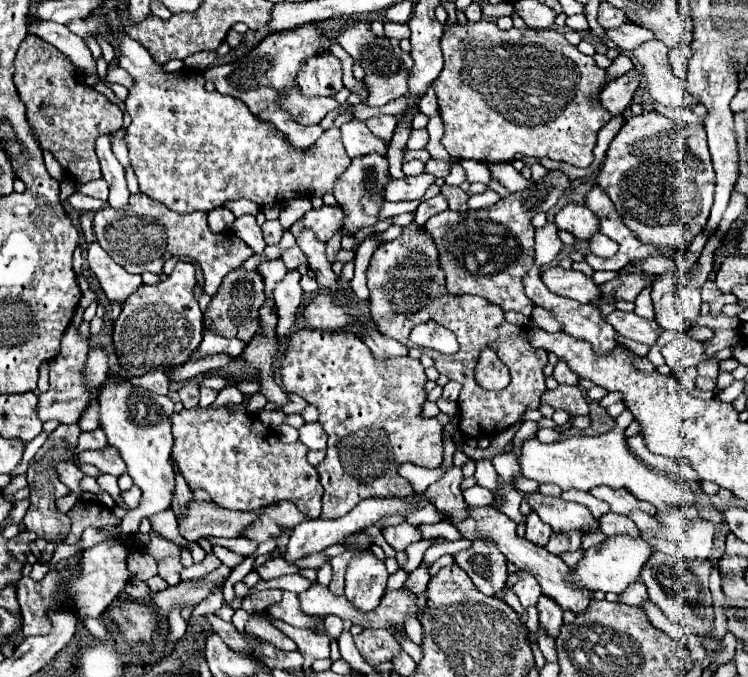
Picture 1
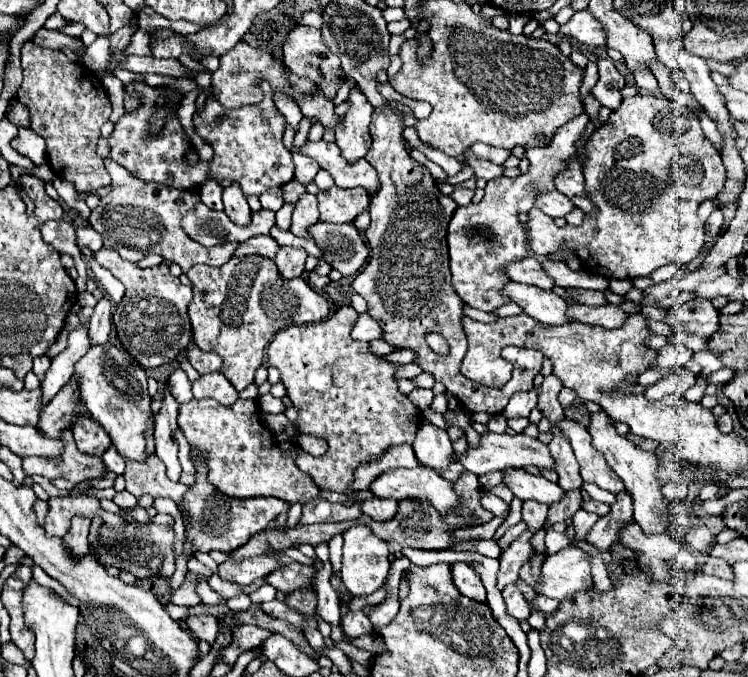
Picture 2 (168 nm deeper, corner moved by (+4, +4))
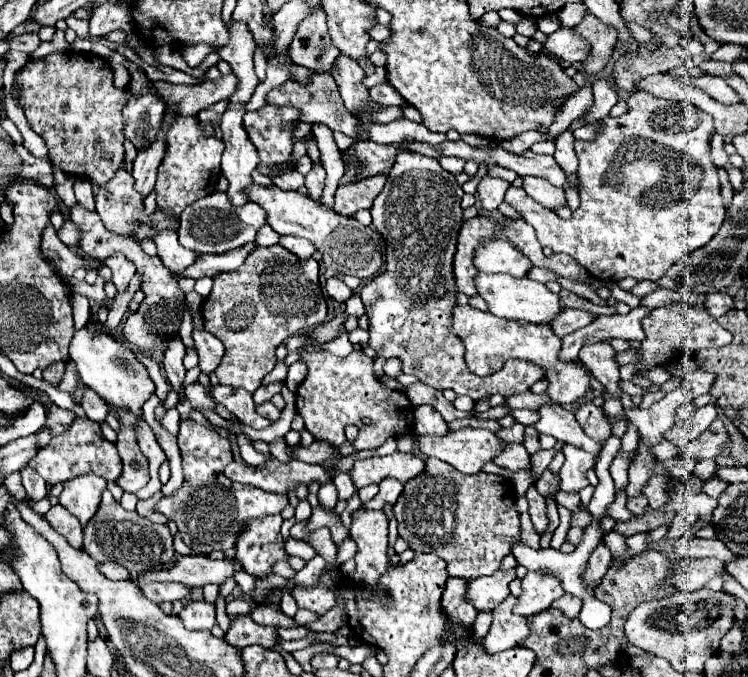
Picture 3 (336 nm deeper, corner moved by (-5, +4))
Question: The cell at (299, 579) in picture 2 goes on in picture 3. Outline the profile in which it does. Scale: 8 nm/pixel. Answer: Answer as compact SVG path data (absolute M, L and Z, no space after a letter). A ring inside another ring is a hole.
M263 516L261 520L253 520L249 528L245 528L245 536L237 540L237 560L245 564L245 572L265 578L273 574L273 566L279 560L289 562L289 566L299 572L307 562L289 556L283 548L281 536L281 516Z

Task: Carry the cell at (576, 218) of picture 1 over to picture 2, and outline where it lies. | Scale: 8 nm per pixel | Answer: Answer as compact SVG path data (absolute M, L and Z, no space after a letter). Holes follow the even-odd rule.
M552 190L552 192L540 192L540 196L536 196L536 208L540 208L550 218L556 218L566 216L574 208L574 204L564 194Z

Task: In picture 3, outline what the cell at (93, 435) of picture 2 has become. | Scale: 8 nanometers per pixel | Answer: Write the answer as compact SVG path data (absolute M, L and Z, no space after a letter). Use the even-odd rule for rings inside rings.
M87 390L87 392L83 394L81 406L83 406L83 410L85 410L85 414L87 414L89 420L93 420L93 422L97 422L97 424L103 424L103 422L107 420L107 408L109 408L109 406L107 406L105 400L101 400L101 396L97 396L93 390Z

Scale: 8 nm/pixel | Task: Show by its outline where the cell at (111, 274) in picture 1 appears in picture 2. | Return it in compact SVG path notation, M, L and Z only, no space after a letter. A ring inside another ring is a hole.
M80 224L74 230L76 230L76 246L90 248L92 252L98 252L100 250L102 236L94 228L90 228L90 224Z

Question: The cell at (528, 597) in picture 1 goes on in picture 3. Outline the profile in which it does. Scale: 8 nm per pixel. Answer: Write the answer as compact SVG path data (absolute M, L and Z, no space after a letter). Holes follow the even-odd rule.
M507 596L495 610L493 624L489 634L483 638L483 648L491 654L523 644L529 636L529 622L525 616L513 614L513 606L517 604L517 596Z

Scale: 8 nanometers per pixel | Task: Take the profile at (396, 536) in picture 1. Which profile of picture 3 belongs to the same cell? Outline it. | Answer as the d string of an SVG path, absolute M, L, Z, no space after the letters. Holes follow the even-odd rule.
M383 480L383 484L379 484L379 494L369 500L365 504L367 510L383 510L385 506L393 506L401 494L403 486L397 484L397 480Z

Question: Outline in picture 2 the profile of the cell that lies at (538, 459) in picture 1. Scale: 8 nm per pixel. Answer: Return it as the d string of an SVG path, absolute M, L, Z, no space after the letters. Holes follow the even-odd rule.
M486 432L486 434L480 436L480 444L478 446L470 446L468 444L464 454L456 454L454 452L452 454L452 462L460 462L468 472L474 472L478 476L482 476L486 472L502 470L502 468L526 468L526 466L554 470L554 460L550 456L548 446L542 444L538 438L530 438L530 436L524 436L524 434L508 436L508 434Z

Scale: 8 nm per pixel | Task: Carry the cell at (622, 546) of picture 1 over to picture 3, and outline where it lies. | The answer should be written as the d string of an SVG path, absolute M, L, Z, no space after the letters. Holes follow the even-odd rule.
M527 572L523 578L523 594L513 612L521 616L533 616L551 606L553 600L563 596L561 580L549 572Z

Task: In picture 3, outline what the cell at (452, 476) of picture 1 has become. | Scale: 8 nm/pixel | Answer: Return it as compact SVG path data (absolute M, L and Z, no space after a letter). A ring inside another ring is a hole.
M427 404L417 406L415 416L417 420L415 420L413 432L419 436L445 436L449 432L447 422L433 406L427 406Z

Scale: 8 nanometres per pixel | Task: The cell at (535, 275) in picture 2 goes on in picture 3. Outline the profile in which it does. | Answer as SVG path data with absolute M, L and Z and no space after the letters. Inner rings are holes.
M503 238L485 240L485 244L477 248L475 266L479 272L485 272L485 274L503 272L515 278L525 278L533 268L531 260Z

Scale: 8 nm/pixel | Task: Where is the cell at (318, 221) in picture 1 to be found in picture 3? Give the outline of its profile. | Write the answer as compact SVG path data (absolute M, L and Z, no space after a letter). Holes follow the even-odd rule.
M377 174L365 180L359 180L357 184L339 186L335 192L333 210L341 216L353 216L361 208L371 208L383 184L385 184L385 174Z

